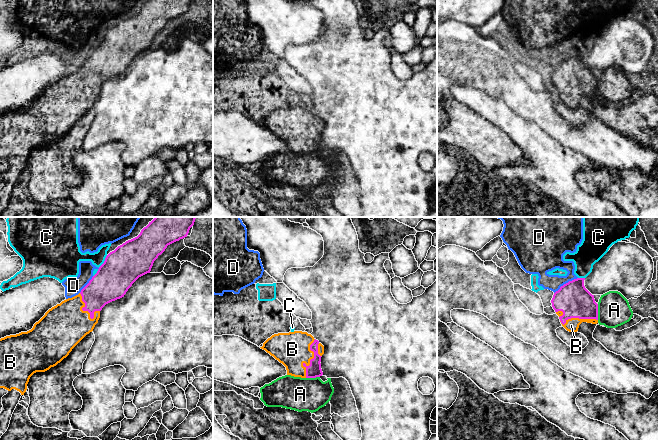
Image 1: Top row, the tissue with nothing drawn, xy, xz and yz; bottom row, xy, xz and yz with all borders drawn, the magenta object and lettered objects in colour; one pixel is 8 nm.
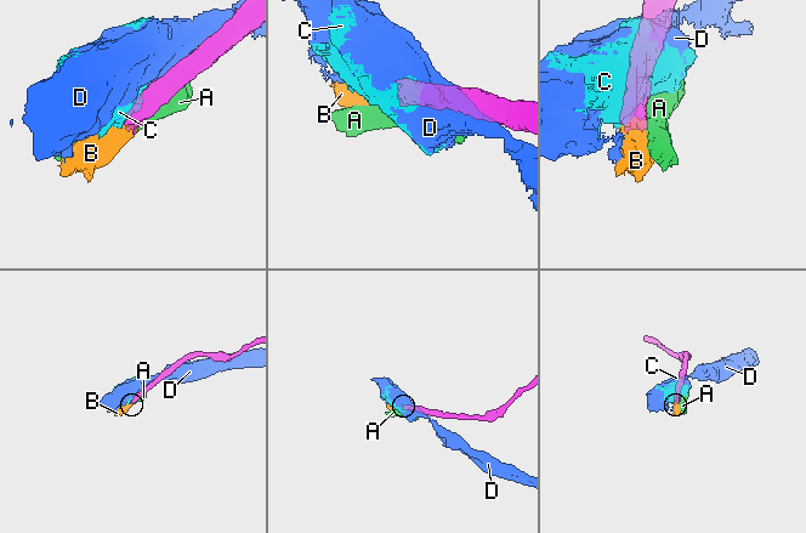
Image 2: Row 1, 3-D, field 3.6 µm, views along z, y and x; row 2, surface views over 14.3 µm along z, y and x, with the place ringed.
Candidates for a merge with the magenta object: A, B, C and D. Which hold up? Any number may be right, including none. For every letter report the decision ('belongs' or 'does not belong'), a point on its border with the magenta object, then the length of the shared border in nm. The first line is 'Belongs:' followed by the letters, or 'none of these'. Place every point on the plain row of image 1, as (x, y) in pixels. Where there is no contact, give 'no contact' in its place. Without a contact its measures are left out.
Belongs: B
A: does not belong; meets magenta in yz at (597, 88); contact 130 nm long
B: belongs; meets magenta in xz at (313, 134); contact 320 nm long
C: does not belong; meets magenta in xy at (104, 37); contact 130 nm long
D: does not belong; meets magenta in yz at (566, 59); contact 240 nm long

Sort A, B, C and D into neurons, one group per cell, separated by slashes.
A / B / C D

